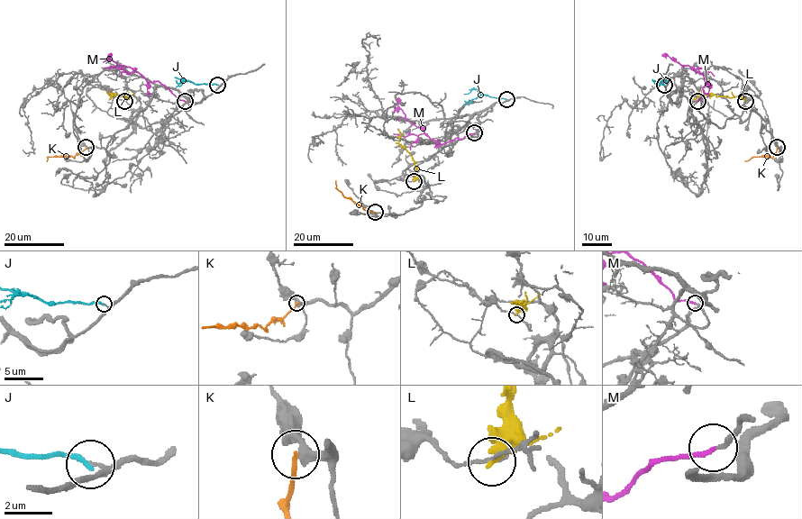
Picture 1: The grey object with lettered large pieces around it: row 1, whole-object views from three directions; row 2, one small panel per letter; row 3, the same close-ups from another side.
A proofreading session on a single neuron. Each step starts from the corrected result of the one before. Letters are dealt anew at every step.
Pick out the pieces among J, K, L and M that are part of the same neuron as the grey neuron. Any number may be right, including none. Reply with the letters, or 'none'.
M

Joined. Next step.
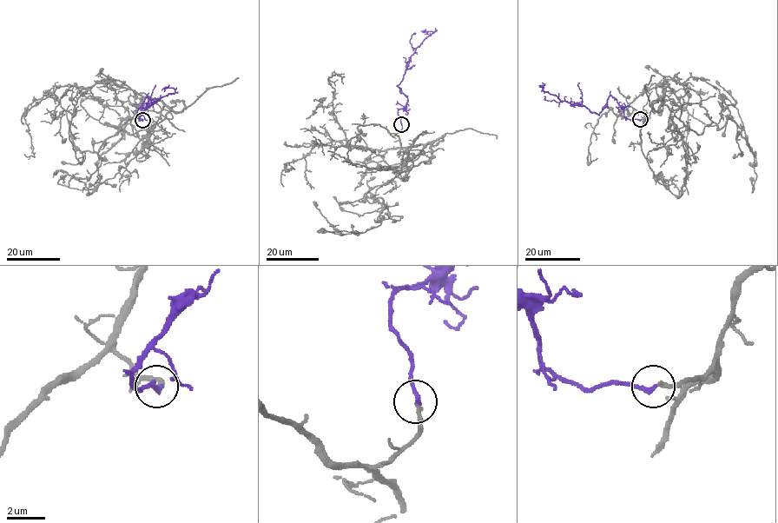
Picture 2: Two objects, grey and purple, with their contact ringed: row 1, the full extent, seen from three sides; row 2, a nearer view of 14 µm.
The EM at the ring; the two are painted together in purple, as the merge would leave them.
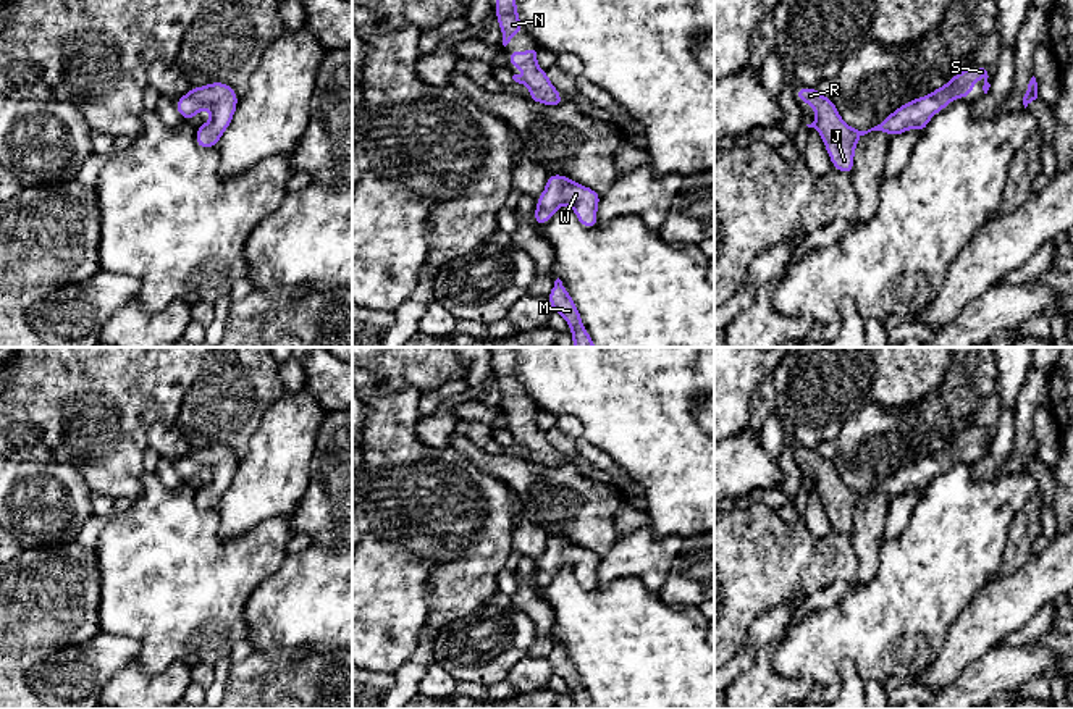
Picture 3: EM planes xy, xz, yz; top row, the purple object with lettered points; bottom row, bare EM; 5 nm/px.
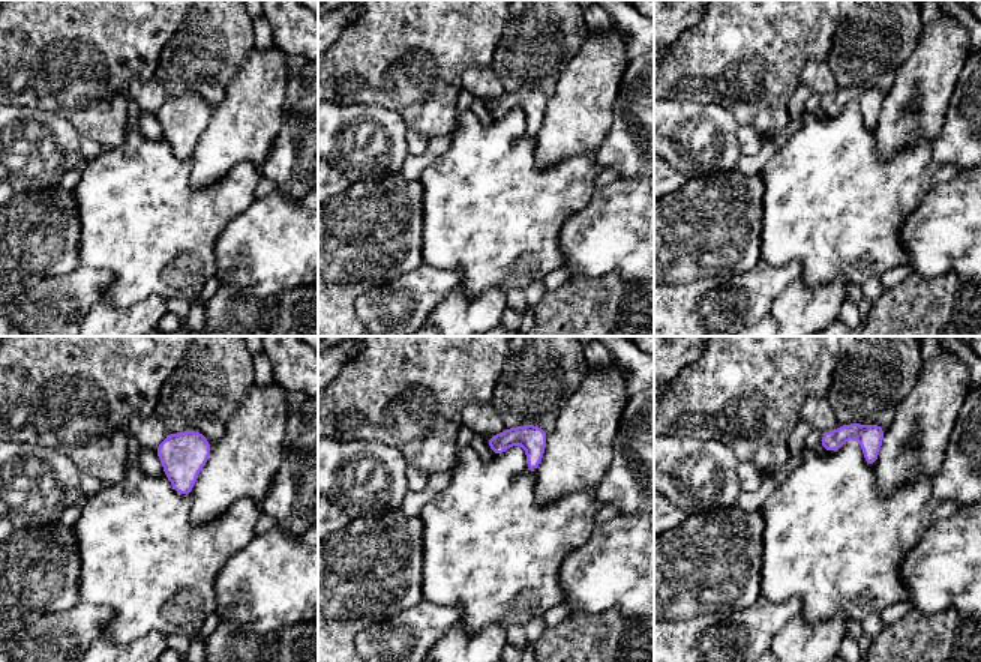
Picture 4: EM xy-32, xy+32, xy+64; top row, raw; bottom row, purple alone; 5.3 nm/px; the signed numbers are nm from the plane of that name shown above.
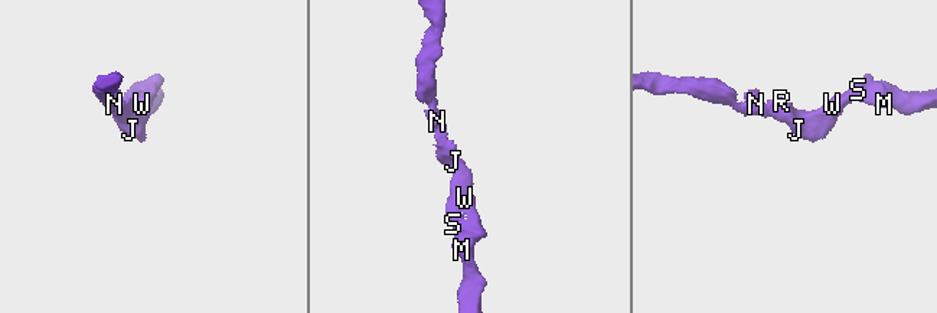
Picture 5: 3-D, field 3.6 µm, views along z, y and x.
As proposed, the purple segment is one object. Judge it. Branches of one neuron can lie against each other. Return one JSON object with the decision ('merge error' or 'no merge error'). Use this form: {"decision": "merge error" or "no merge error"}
{"decision": "no merge error"}

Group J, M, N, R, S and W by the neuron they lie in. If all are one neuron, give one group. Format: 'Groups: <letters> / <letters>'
Groups: J M N R S W

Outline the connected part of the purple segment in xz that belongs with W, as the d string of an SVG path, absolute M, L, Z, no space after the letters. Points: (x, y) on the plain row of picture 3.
M548 536L548 544L543 556L538 559L536 572L533 575L535 586L545 586L564 565L569 565L577 581L585 589L598 586L596 570L601 557L585 549L567 538Z

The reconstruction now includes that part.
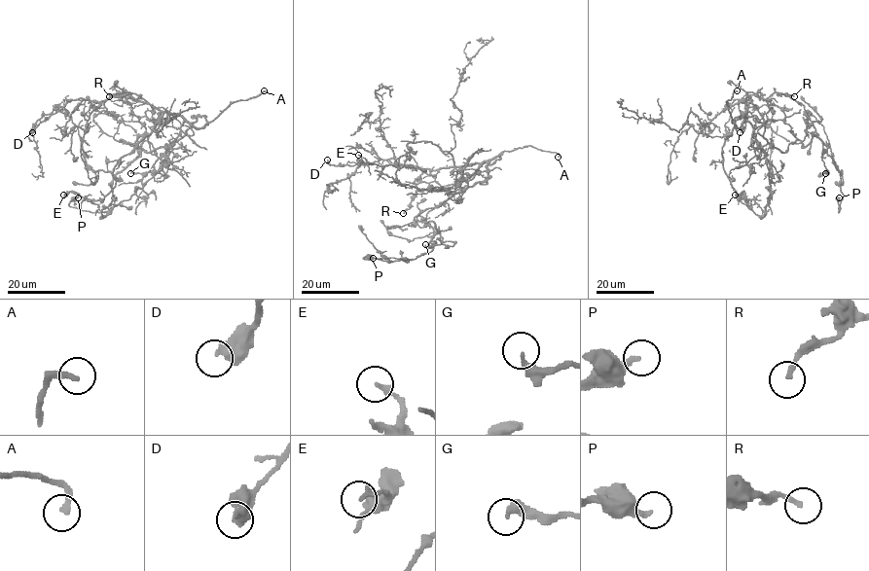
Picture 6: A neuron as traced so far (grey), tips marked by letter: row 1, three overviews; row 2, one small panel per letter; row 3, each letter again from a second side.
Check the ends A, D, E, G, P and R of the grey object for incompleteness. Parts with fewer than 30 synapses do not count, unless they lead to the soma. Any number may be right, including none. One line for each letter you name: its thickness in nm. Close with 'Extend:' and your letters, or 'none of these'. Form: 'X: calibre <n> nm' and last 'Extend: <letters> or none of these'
A: calibre 240 nm
Extend: A

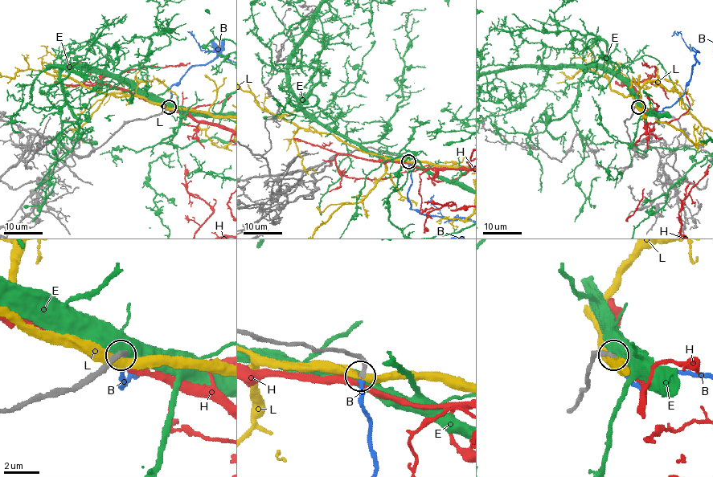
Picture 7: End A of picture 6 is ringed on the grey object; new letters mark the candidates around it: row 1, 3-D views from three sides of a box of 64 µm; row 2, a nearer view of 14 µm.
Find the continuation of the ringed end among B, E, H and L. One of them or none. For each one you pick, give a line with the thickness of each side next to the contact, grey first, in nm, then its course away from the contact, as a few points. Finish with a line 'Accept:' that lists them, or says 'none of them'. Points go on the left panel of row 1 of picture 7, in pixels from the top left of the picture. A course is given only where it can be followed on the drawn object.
B: calibres 240 and 220 nm
Accept: B

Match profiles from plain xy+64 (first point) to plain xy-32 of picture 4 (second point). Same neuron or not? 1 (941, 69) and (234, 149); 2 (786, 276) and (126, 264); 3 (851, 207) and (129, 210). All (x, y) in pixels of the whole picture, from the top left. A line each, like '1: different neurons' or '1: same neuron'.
1: same neuron
2: different neurons
3: same neuron

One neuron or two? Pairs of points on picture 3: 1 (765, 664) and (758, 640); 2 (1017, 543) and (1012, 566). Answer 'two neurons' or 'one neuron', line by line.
1: two neurons
2: one neuron

